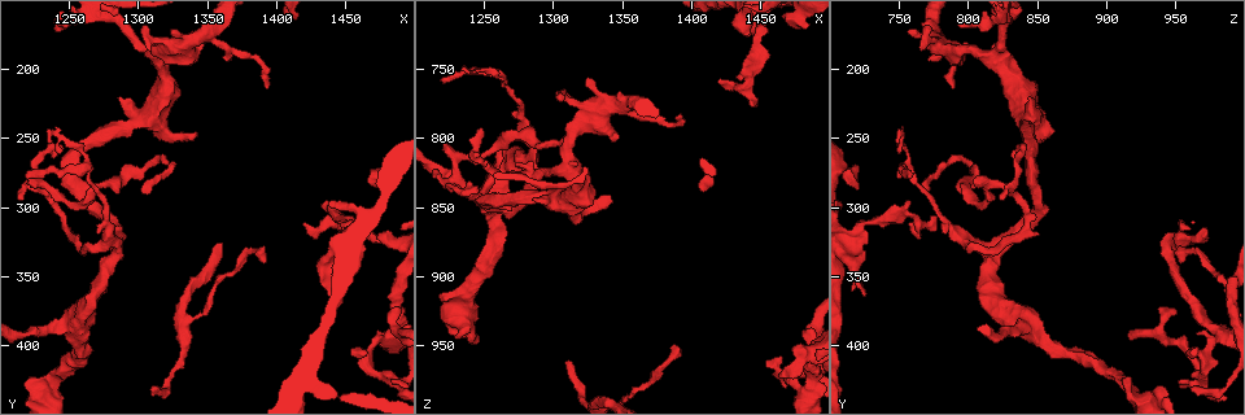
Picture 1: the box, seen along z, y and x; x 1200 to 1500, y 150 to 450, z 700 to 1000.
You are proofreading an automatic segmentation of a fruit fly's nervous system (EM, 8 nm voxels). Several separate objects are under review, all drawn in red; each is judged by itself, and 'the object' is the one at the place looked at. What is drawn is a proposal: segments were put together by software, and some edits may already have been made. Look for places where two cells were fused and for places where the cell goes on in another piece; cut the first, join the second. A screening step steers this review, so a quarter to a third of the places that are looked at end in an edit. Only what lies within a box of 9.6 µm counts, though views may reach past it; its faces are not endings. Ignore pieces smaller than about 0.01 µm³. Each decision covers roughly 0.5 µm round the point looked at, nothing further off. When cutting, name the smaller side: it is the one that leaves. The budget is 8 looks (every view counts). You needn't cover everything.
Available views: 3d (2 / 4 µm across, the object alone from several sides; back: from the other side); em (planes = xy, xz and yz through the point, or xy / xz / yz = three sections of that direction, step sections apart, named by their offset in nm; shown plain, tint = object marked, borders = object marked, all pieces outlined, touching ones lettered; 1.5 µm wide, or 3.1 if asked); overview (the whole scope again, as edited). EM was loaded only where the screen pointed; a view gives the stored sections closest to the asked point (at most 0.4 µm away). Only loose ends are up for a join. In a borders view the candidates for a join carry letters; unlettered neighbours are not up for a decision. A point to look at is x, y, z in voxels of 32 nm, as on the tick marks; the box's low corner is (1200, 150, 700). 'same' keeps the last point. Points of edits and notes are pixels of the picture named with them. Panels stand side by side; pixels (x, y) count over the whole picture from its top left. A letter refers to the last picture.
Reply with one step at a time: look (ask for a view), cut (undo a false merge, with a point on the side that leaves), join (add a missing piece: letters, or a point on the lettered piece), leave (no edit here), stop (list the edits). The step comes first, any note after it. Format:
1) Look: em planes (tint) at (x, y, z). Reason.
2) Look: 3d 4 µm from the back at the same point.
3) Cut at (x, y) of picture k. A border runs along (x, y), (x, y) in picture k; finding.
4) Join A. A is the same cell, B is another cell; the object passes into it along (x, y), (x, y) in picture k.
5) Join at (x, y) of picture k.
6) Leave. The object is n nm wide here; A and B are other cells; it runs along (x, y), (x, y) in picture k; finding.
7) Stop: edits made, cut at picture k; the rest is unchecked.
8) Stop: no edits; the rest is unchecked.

Look: em planes (borders) at (1464, 316, 972). Branch stops here.

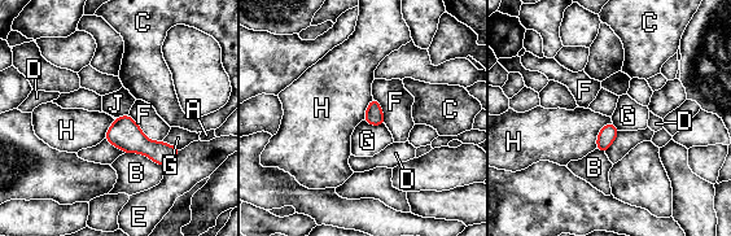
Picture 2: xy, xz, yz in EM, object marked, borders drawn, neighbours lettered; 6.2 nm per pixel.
Leave. The object is 110 nm wide here; A, B, C, D, E, F, G, H and J are other cells; a border runs along (612, 122), (600, 130), (595, 148) in picture 2; none of them fits.

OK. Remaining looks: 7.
Look: 3d 2 µm at (1442, 306, 776). An open end.

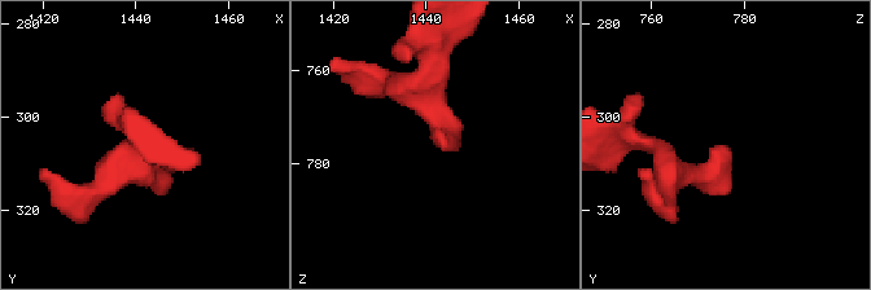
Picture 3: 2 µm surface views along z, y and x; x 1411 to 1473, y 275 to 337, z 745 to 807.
Look: em yz step 4 (tint) at (1442, 306, 776). Now the EM.

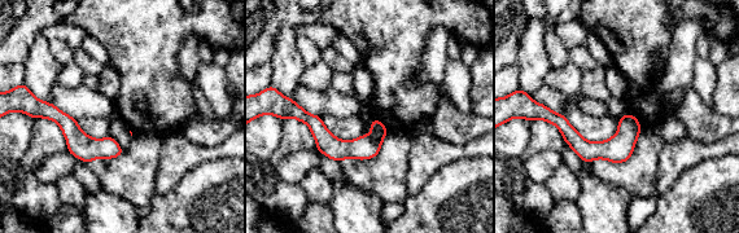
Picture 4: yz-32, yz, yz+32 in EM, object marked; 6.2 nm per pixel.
Look: em planes (borders) at the same point.

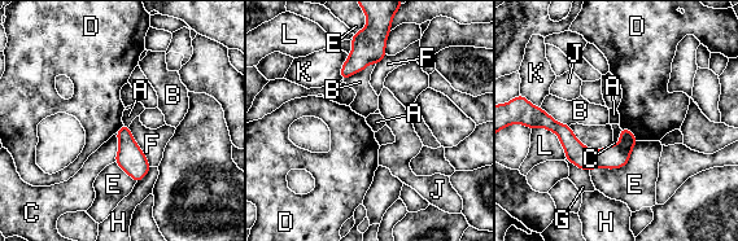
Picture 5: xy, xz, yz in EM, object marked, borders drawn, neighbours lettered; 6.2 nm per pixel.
Leave. A, B, C, D, E, F, G, H, J, K and L are other cells; a border runs along (620, 127), (625, 127), (637, 140) in picture 5; none of them fits.

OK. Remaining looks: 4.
Look: 3d 2 µm at (1392, 212, 790). Thin end.

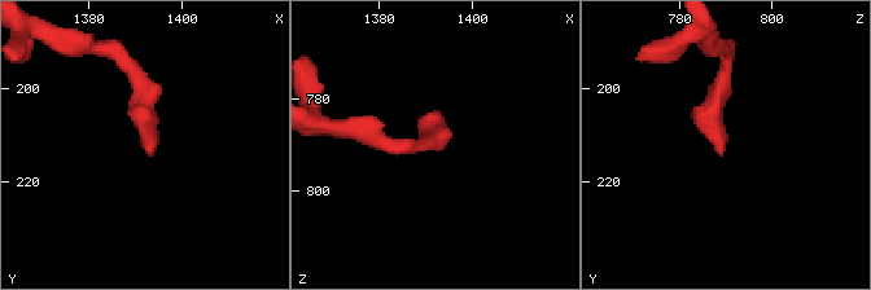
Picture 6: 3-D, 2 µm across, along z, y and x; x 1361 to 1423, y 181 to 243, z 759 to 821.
Look: em planes (borders) at (1392, 213, 789). Need the tissue.

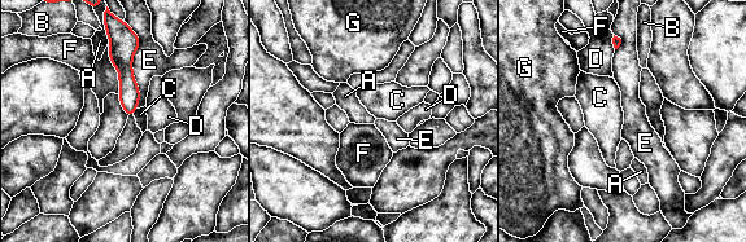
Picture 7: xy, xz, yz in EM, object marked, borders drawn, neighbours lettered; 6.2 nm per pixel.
Leave. The object is 130 nm wide here; A, B, C, D, E, F and G are other cells; it runs along (118, 30), (130, 111) in picture 7; no lettered piece goes on from it.

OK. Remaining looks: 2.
Stop: no edits; the rest is unchecked.

